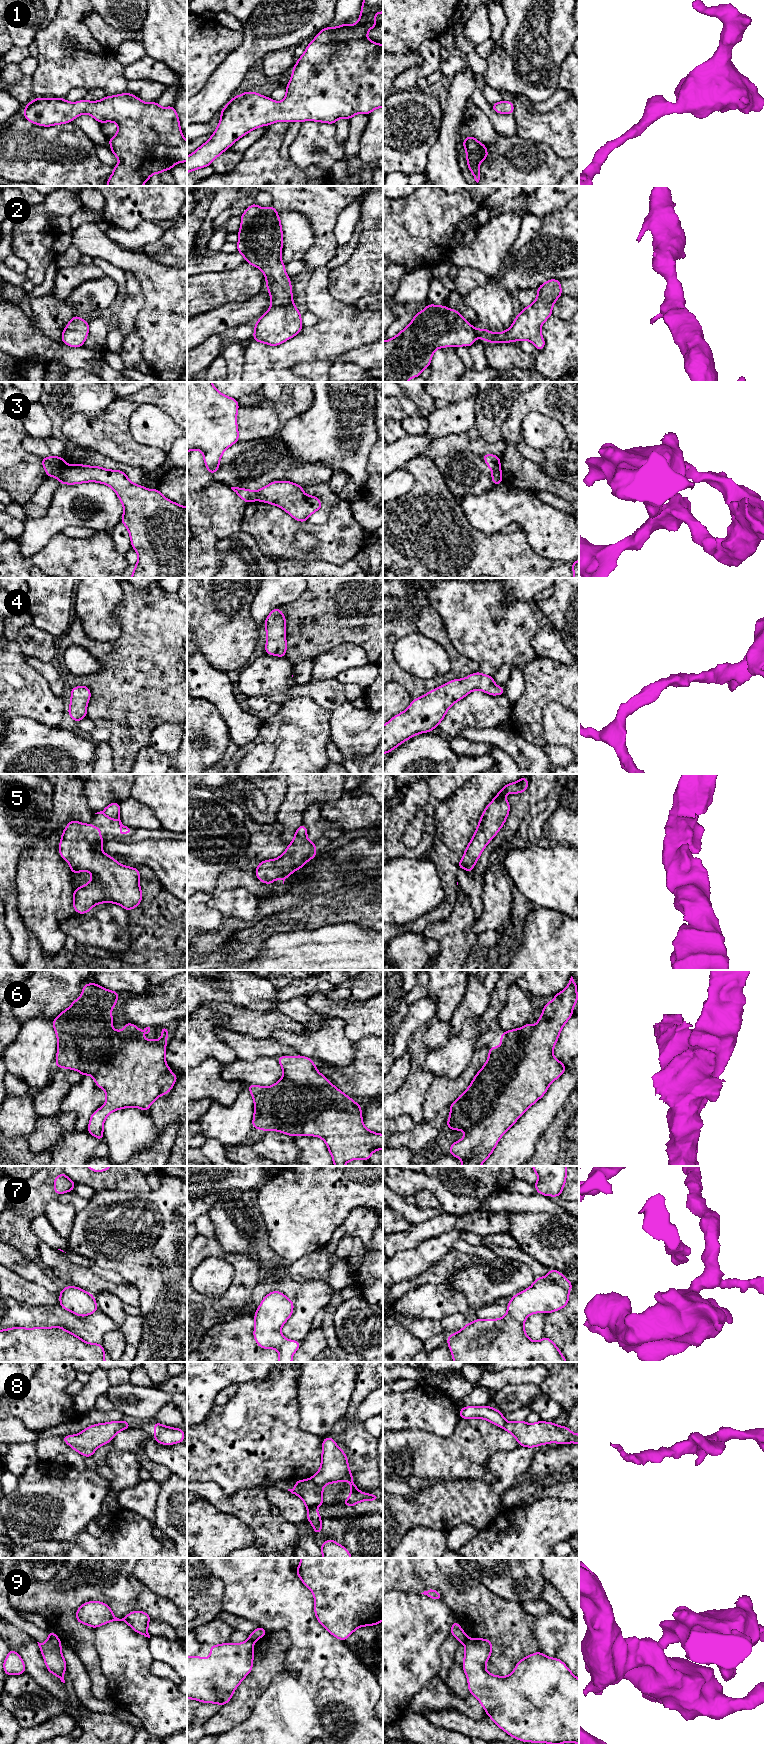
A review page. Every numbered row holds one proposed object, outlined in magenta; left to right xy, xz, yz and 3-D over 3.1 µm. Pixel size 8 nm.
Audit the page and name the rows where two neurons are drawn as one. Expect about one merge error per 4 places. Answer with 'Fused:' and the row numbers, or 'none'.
Fused: 3, 8, 9

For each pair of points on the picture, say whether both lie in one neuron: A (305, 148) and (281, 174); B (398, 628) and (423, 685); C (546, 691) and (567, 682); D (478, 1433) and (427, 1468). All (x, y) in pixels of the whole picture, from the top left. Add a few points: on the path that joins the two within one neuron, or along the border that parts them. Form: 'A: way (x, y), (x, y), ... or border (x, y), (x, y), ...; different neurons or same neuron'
A: border (289, 158), (300, 169), (316, 167); different neurons
B: way (424, 626), (454, 655), (455, 669), (449, 675); same neuron
C: way (551, 686), (554, 683), (562, 683); same neuron
D: way (465, 1446), (453, 1458), (440, 1459); same neuron

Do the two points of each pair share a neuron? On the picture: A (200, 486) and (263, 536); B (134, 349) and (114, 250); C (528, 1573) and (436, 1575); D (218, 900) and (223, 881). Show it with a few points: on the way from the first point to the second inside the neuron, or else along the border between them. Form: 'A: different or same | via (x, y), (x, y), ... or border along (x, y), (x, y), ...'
A: different | border along (247, 504), (240, 528)
B: different | border along (134, 327), (141, 341), (141, 354)
C: different | border along (462, 1568), (488, 1588)
D: different | border along (243, 888), (225, 889), (219, 894), (213, 895)

